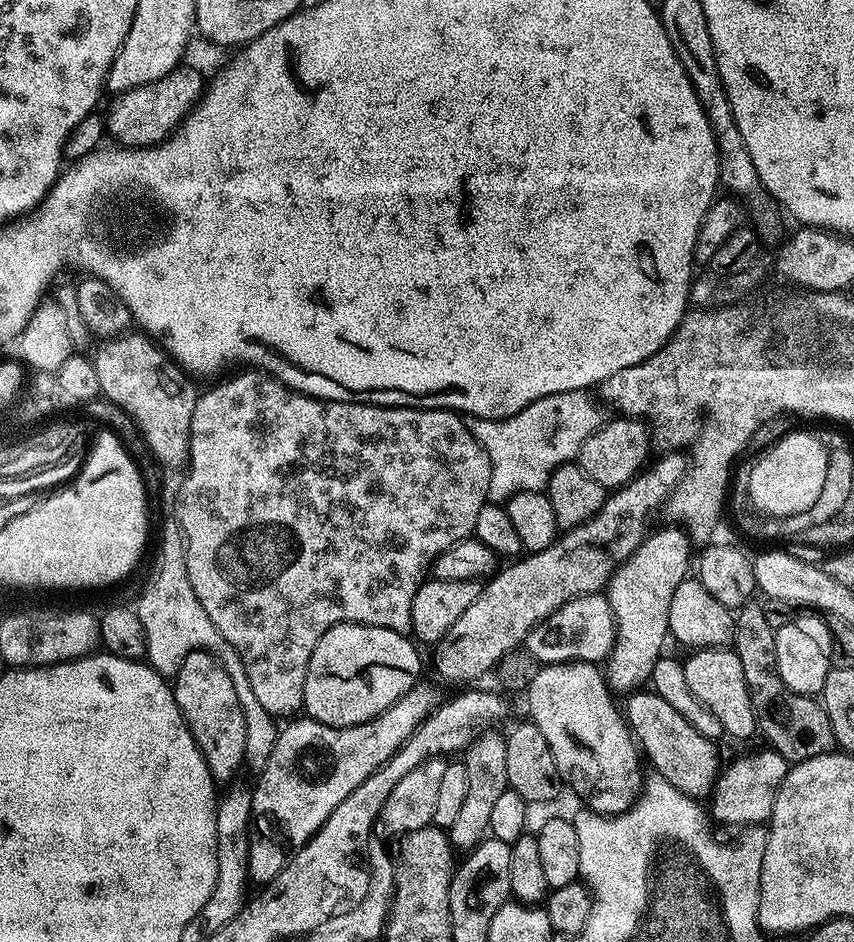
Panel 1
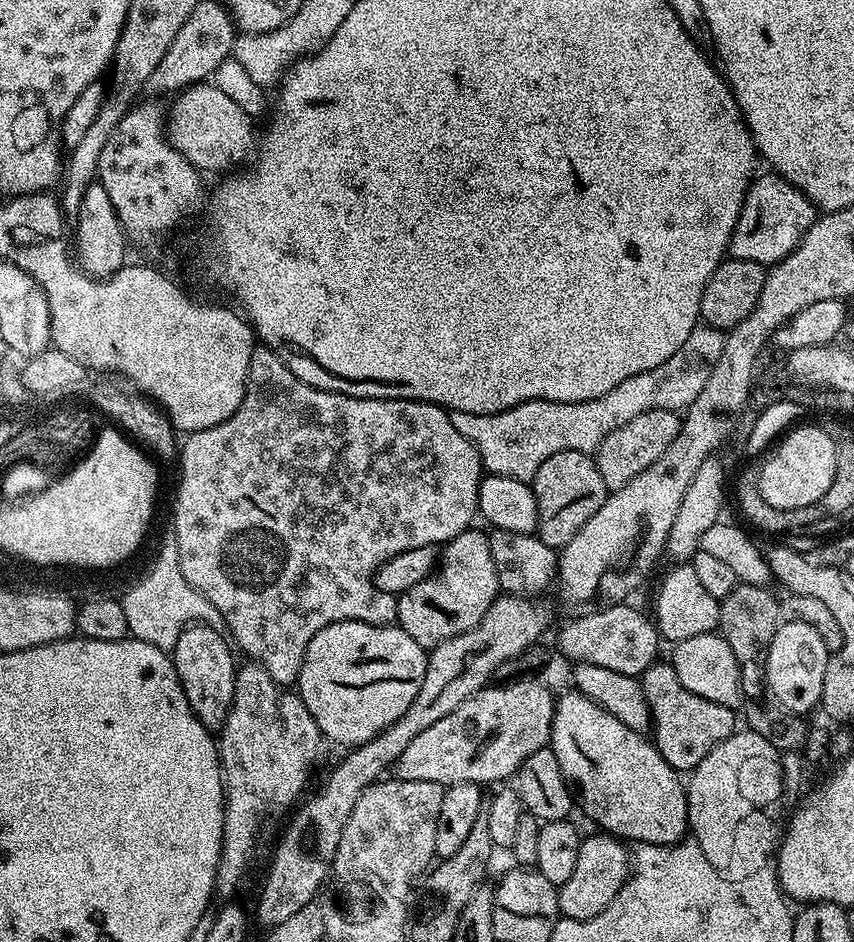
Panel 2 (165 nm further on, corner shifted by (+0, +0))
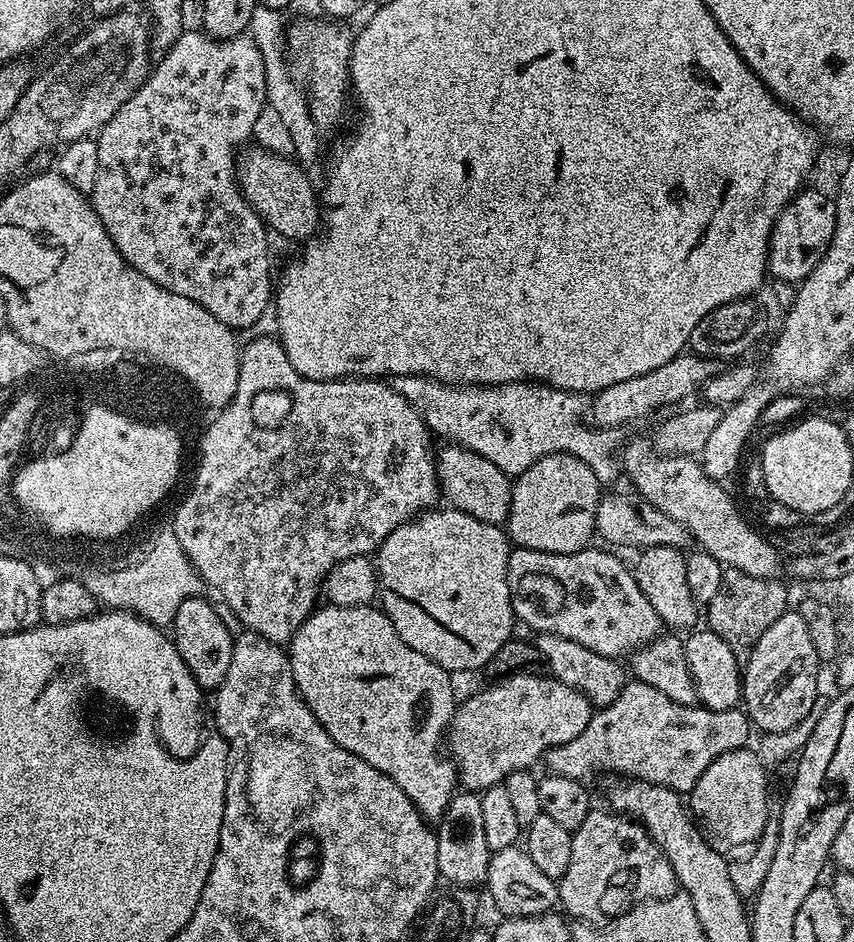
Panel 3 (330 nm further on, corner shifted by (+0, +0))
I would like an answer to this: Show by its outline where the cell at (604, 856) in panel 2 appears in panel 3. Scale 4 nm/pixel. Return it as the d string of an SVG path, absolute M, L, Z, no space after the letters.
M615 810L589 812L586 822L572 832L570 846L570 866L558 882L558 904L573 921L600 926L616 916L630 911L644 901L666 900L677 895L678 885L672 863L662 854L662 850L650 838L643 824Z

